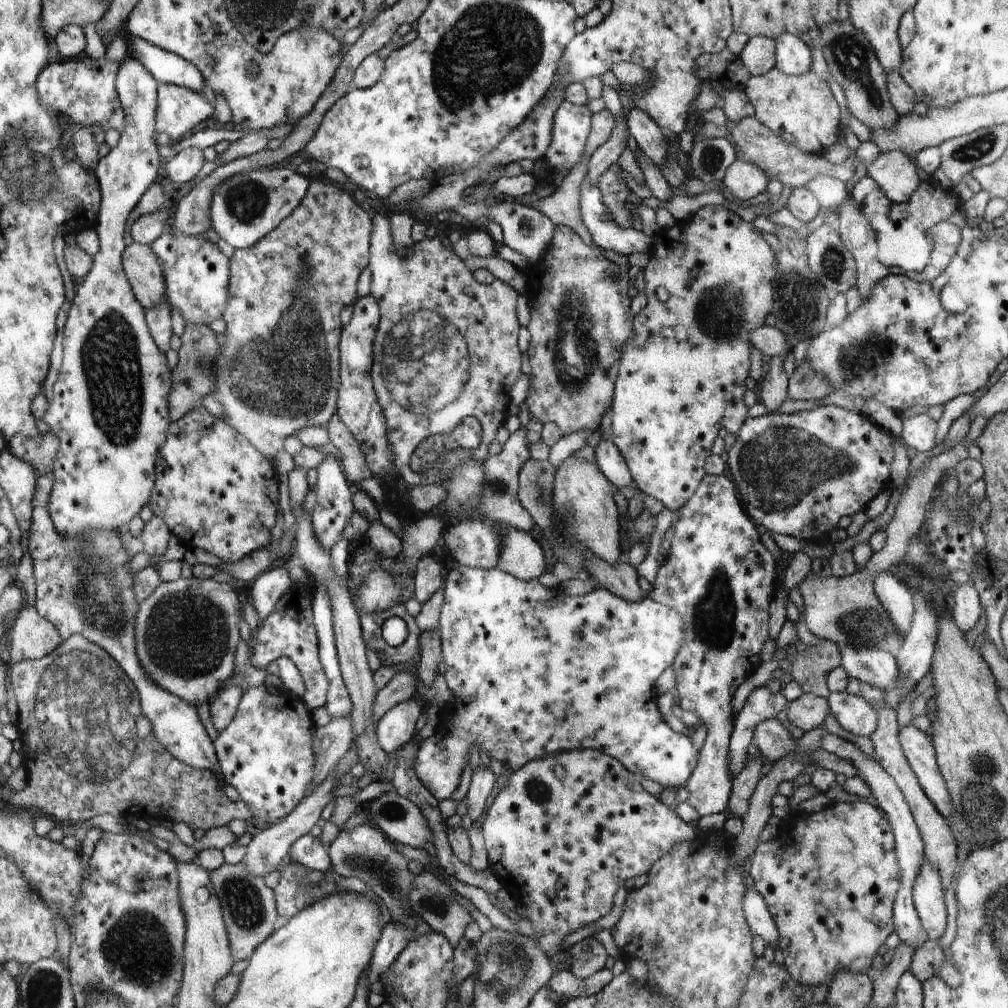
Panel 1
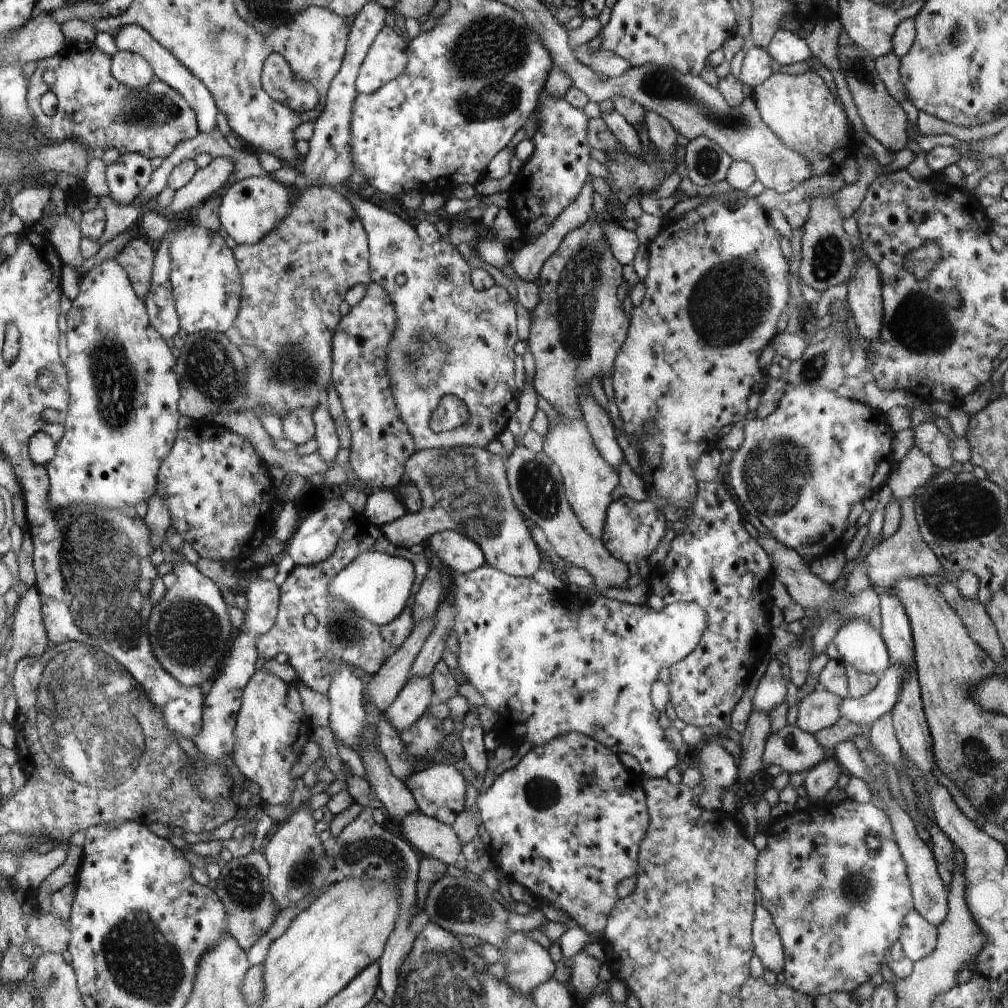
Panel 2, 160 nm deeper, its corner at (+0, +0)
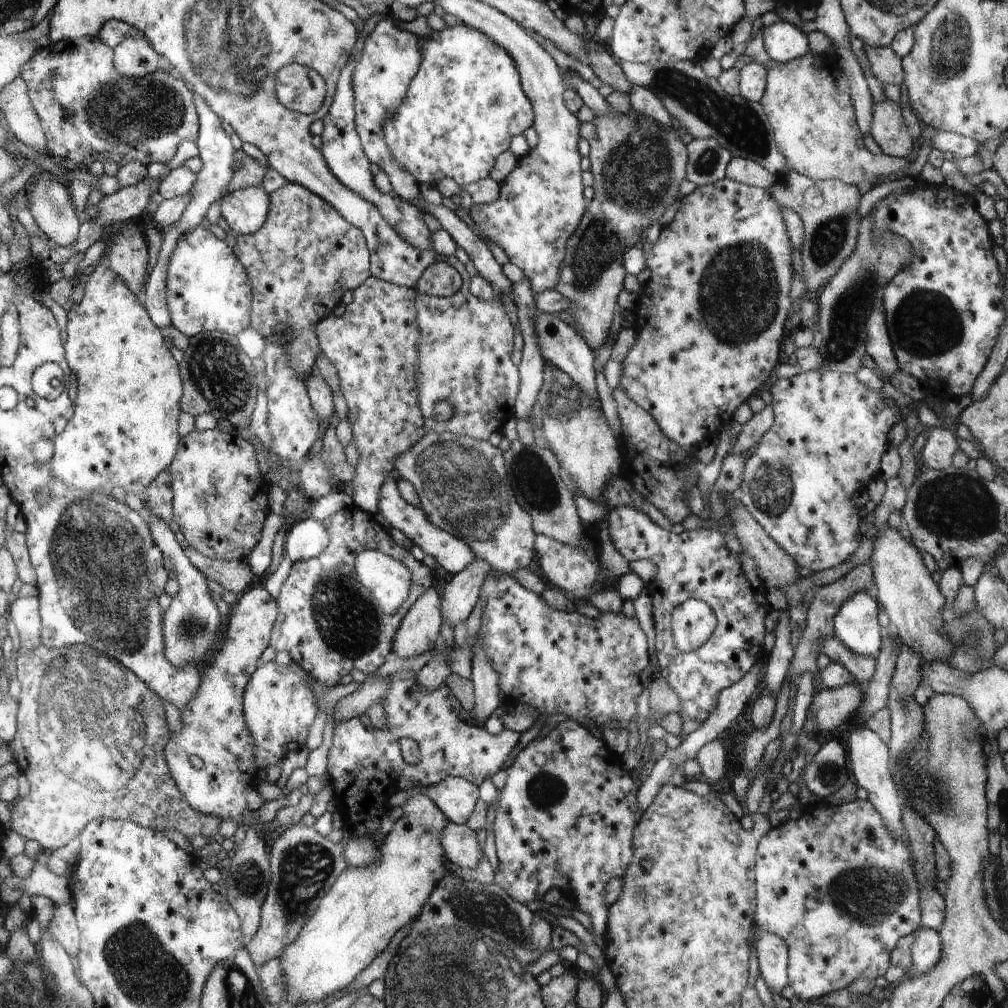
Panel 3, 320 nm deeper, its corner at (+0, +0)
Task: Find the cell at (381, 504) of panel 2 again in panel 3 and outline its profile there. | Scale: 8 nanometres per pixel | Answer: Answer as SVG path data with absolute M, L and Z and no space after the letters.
M388 476L382 486L382 490L380 490L379 497L379 513L390 523L390 527L394 527L407 535L416 546L422 549L424 554L433 556L446 572L458 574L474 560L475 553L472 552L471 547L466 542L445 529L438 528L435 524L432 524L422 509L413 507L404 500L397 488L396 476Z

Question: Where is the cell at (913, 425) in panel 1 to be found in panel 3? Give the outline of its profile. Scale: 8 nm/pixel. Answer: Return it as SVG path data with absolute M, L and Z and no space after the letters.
M934 427L920 451L928 469L940 470L952 465L952 456L960 447L949 429Z

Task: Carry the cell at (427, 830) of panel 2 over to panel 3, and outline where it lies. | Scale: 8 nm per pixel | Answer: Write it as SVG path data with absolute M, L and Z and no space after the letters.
M448 824L441 837L441 843L453 862L454 868L473 869L484 860L484 852L476 837L477 831L468 824Z

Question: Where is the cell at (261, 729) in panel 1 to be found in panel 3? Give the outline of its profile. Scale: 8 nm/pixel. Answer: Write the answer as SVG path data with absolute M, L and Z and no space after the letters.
M270 661L254 670L248 681L248 696L243 696L243 708L248 708L245 721L250 734L257 742L257 763L260 763L261 767L275 765L281 762L289 751L305 747L308 728L318 714L319 704L320 702L308 686L308 673L300 668L300 665L292 662L289 665L278 666L276 661Z

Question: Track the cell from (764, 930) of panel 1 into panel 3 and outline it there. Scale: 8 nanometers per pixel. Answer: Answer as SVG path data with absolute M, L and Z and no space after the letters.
M761 931L755 949L758 953L759 976L765 980L772 993L781 995L782 990L789 985L787 944L779 936Z

